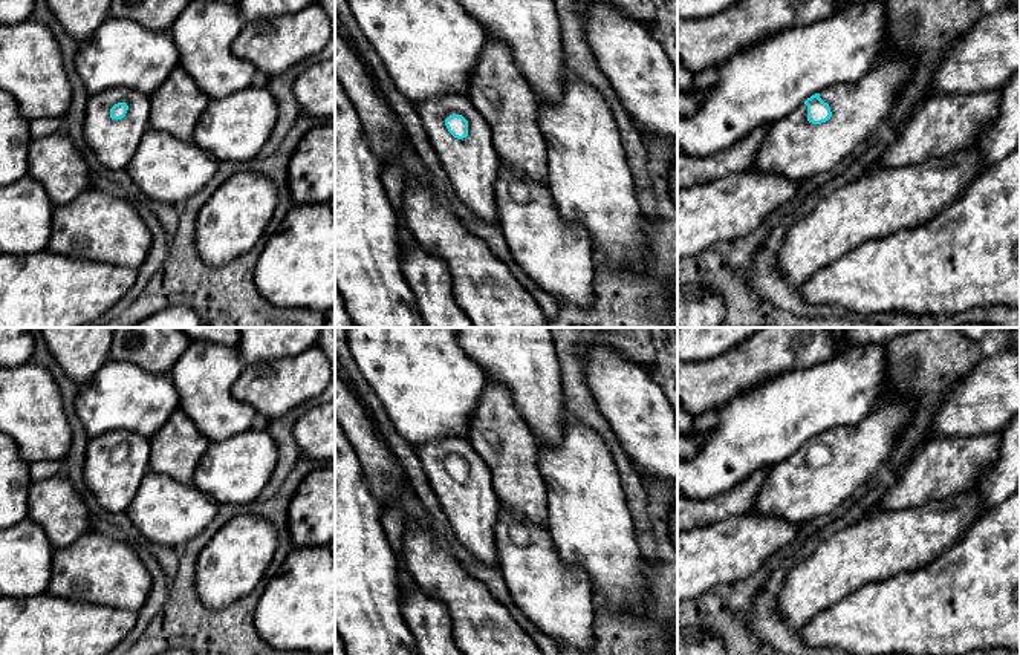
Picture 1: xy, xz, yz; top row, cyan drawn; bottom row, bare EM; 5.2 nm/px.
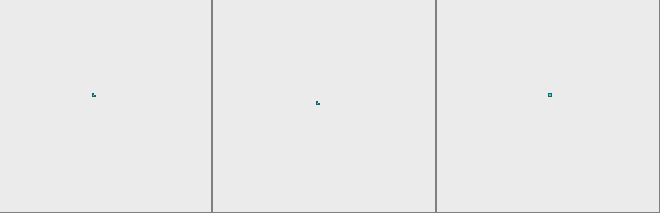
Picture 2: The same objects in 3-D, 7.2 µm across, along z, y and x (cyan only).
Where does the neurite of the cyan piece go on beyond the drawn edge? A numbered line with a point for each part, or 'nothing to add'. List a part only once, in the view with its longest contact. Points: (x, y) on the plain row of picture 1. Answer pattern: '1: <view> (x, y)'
1: xz (471, 507)

